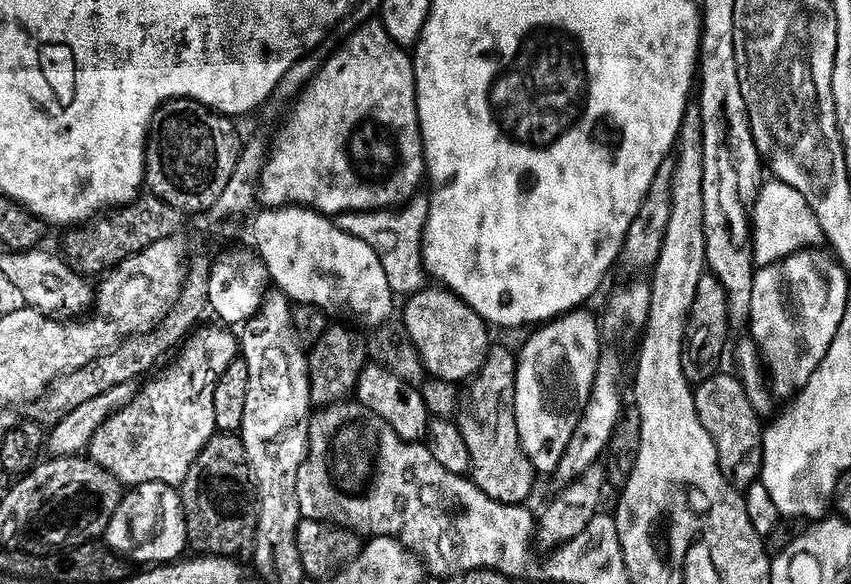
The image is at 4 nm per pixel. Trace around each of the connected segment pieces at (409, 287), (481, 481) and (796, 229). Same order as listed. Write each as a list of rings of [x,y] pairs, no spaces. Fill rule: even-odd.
[[[377,210],[374,212],[341,212],[335,222],[342,230],[362,238],[380,256],[386,270],[393,293],[411,294],[425,287],[426,273],[420,258],[420,237],[422,228],[419,223],[411,224],[404,210]]]
[[[493,343],[475,376],[471,377],[468,401],[459,405],[454,422],[460,428],[470,454],[470,479],[490,498],[503,504],[524,504],[532,492],[532,483],[538,479],[530,458],[522,450],[518,426],[514,418],[514,382],[516,357],[504,344]]]
[[[772,178],[761,183],[760,193],[756,195],[750,209],[750,223],[752,225],[752,262],[753,265],[772,264],[791,252],[811,249],[821,243],[820,227],[814,210],[786,182]]]

